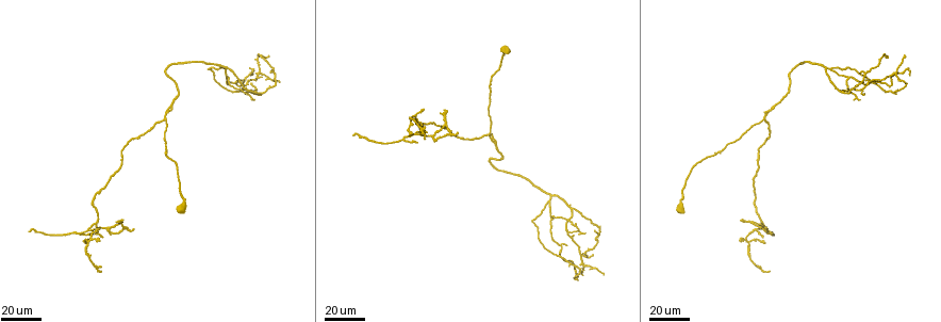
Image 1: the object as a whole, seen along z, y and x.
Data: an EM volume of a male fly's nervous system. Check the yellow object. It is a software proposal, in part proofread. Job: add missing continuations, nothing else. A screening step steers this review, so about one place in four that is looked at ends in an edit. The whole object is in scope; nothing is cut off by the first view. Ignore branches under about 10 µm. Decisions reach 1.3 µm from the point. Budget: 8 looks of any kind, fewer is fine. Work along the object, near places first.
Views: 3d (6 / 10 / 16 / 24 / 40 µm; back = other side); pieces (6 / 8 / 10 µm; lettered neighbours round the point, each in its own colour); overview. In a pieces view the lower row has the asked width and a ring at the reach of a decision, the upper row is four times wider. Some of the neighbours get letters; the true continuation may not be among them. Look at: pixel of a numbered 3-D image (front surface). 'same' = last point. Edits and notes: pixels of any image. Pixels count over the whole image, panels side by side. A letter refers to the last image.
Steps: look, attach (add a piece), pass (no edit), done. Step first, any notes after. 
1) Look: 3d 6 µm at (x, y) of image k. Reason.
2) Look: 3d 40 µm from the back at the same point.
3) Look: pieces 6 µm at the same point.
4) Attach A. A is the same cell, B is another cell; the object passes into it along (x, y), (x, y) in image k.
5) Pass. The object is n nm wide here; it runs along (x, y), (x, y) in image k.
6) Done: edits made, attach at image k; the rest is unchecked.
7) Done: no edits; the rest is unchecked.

Look: 3d 40 µm at (859, 98) of image 1.

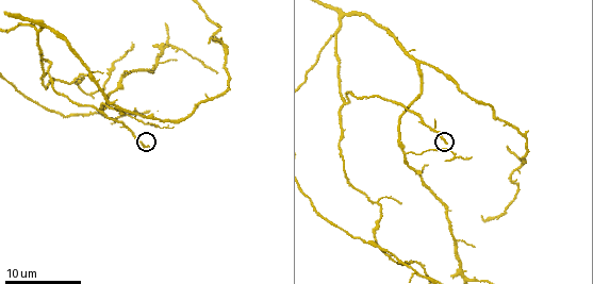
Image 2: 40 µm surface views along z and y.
Look: pieces 6 µm at (445, 143) of image 2. What lies round it.

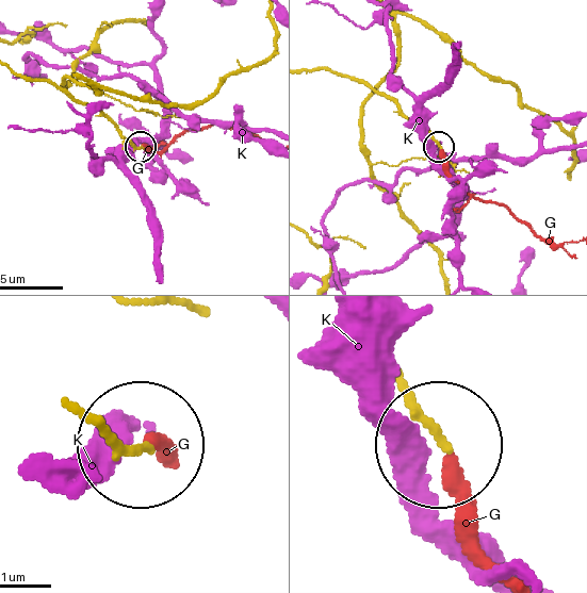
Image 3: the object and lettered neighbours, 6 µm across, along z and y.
Attach G. The object is 140 nm wide here; G is the same cell, K is another cell; the neuron continues.

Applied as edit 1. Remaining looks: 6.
Look: 3d 40 µm at (764, 242) of image 1. An open end.

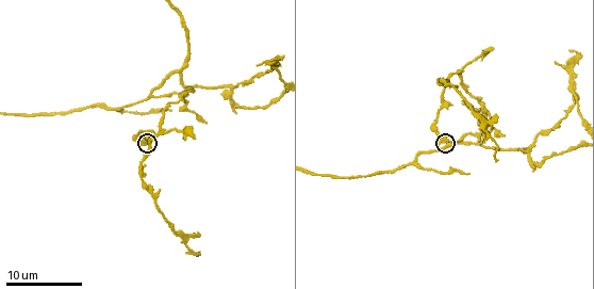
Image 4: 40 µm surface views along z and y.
Look: pieces 6 µm at (437, 141) of image 4.

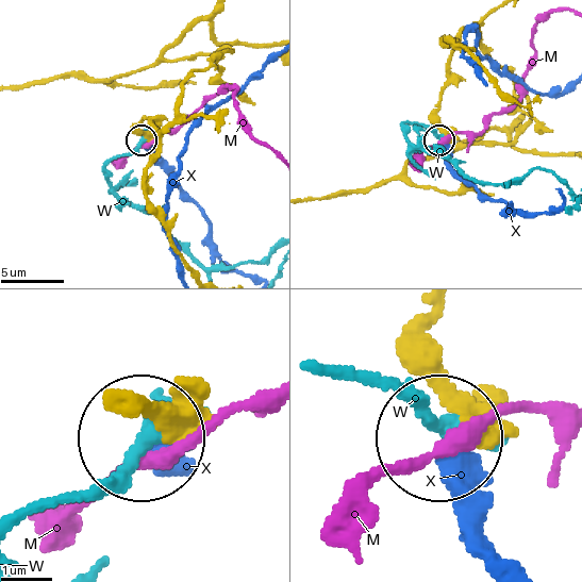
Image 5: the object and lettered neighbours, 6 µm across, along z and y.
Pass. M, W and X are other cells; none of them fits.

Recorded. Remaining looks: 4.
Look: 3d 24 µm at (354, 136) of image 1. Thin end.

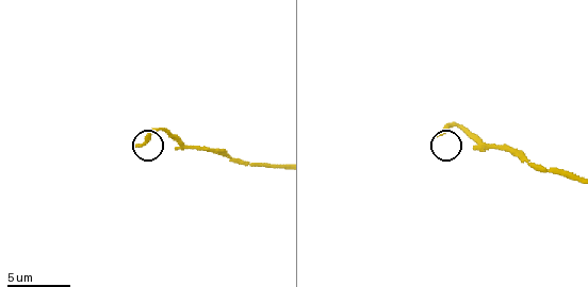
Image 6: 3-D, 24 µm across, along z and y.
Look: pieces 6 µm at (139, 143) of image 6.

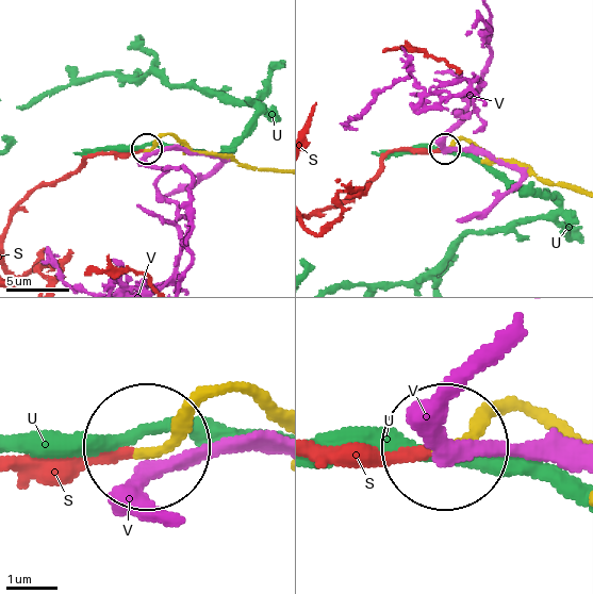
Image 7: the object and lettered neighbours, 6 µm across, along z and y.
Attach S. S is the same cell, U and V are other cells; the object passes into it along (178, 142), (94, 153), (17, 212) in image 7; it goes on there.

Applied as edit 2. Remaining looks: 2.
Look: 3d 10 µm at (495, 116) of image 4. An open end.

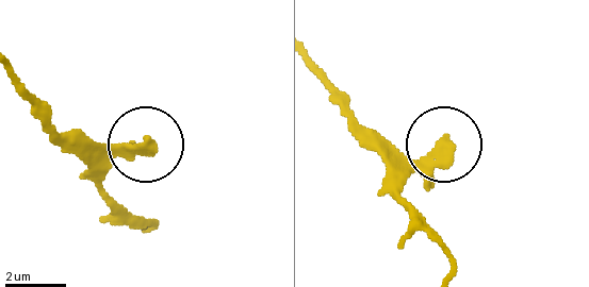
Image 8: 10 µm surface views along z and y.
Look: pieces 6 µm at (448, 147) of image 8.

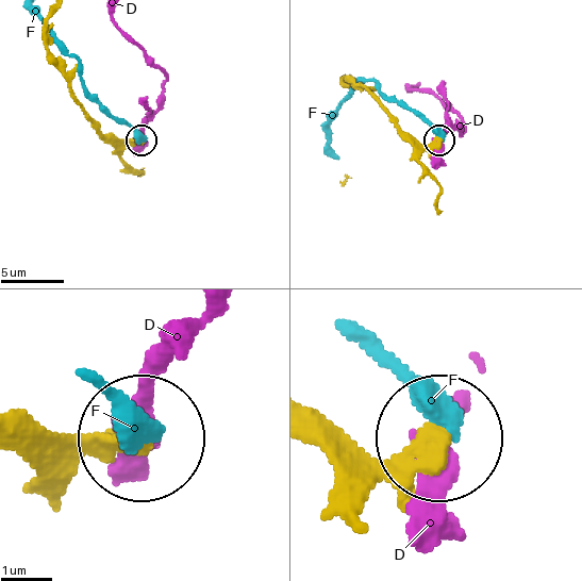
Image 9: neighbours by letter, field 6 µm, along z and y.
Pass. D and F are other cells; it runs along (313, 411), (389, 458), (436, 436) in image 9; none of them fits.

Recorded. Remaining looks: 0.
Done: edits made, attach at image 3, attach at image 7; the rest is unchecked.

